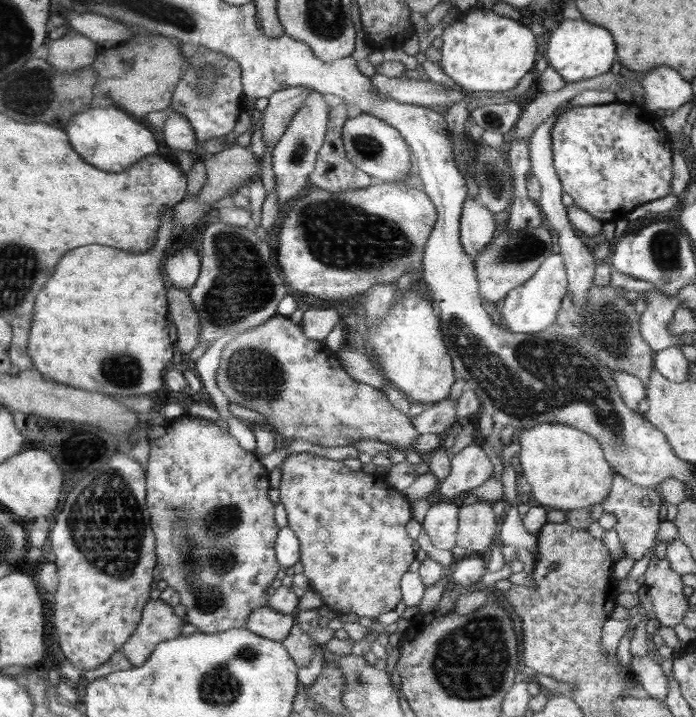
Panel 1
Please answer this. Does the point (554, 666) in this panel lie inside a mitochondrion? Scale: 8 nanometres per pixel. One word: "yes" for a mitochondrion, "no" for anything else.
no

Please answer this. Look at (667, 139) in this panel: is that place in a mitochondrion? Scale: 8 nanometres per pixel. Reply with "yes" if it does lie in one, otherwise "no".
no

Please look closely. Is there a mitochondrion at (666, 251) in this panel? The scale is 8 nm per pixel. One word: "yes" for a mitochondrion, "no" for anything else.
yes

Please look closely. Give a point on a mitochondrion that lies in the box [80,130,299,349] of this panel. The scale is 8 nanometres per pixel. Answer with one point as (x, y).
(241, 287)

